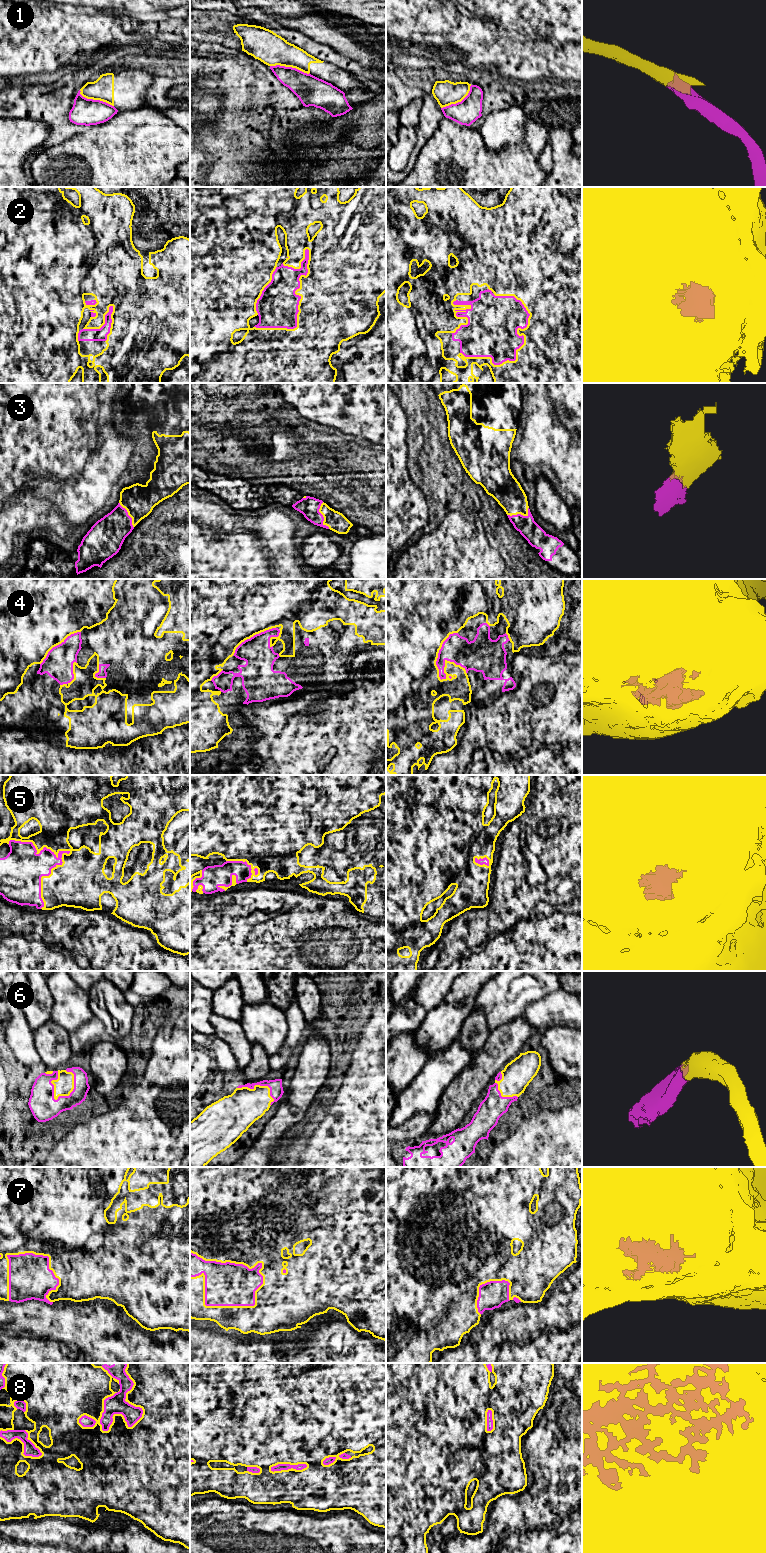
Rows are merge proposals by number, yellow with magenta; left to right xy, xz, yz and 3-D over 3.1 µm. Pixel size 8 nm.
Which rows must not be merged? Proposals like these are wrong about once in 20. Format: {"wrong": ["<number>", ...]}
{"wrong": []}

